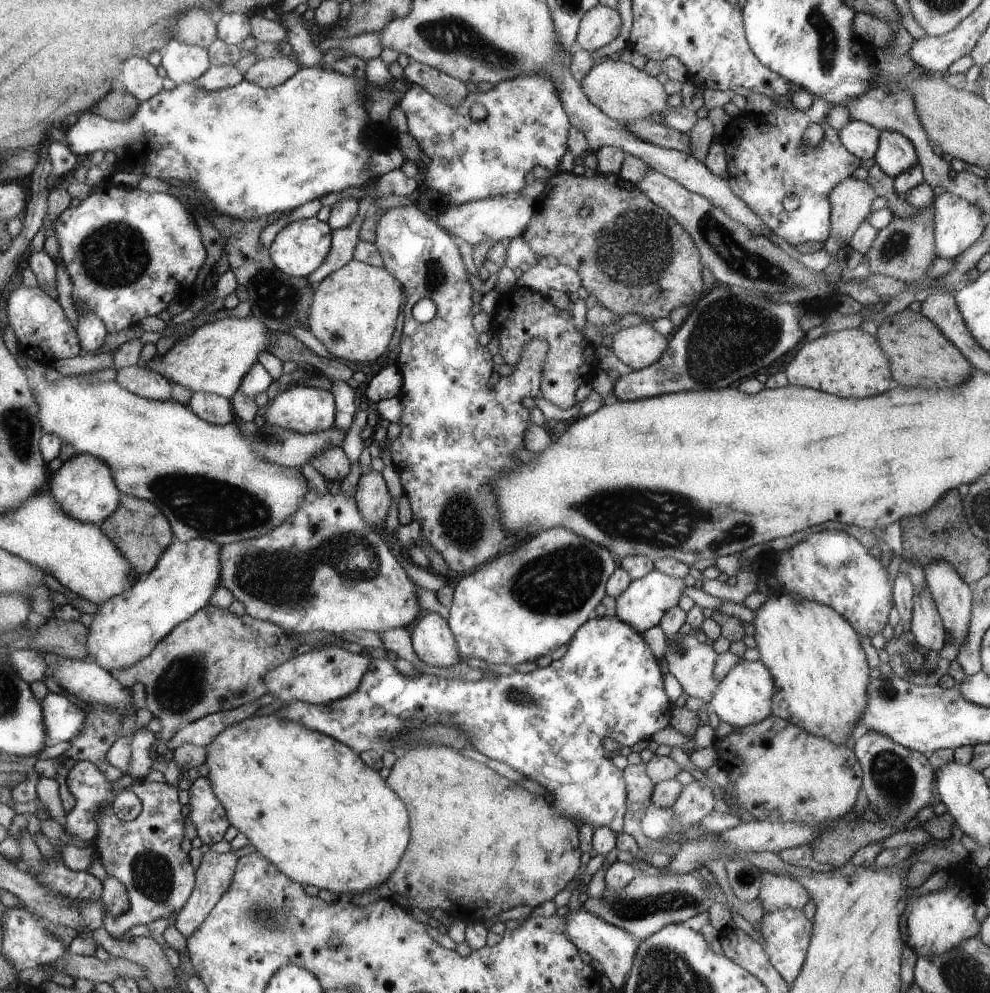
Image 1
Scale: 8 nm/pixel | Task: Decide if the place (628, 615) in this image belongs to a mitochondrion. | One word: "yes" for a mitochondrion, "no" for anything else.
no

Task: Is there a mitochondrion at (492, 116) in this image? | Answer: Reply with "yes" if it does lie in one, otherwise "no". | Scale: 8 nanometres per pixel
no

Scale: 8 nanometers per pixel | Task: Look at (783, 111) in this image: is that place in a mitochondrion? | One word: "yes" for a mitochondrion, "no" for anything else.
no

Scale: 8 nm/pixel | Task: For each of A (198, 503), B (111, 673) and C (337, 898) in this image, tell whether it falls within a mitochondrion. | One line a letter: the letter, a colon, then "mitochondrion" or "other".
A: mitochondrion
B: other
C: other

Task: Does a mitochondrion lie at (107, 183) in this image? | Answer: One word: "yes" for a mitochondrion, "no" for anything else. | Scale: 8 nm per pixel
no

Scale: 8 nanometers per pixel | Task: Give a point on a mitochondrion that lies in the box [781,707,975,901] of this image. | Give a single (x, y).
(892, 777)

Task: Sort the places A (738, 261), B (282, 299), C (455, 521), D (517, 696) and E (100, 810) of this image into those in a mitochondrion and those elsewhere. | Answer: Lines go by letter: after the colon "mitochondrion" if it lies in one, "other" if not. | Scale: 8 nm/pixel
A: mitochondrion
B: mitochondrion
C: mitochondrion
D: mitochondrion
E: other

